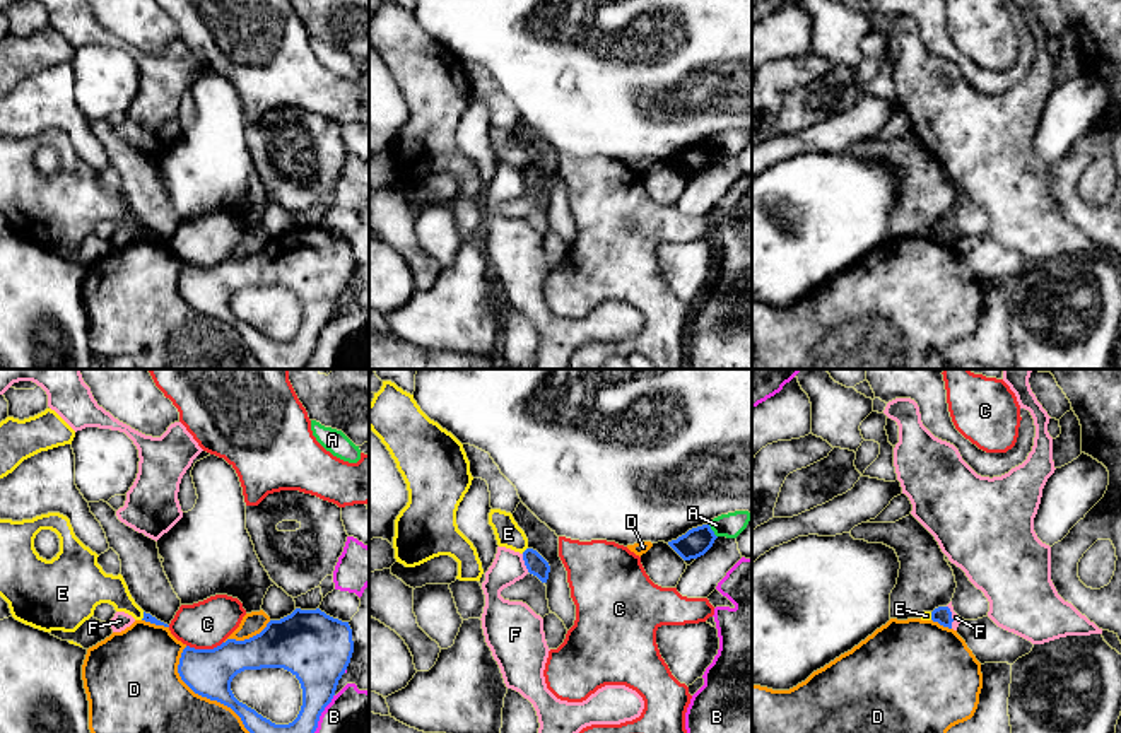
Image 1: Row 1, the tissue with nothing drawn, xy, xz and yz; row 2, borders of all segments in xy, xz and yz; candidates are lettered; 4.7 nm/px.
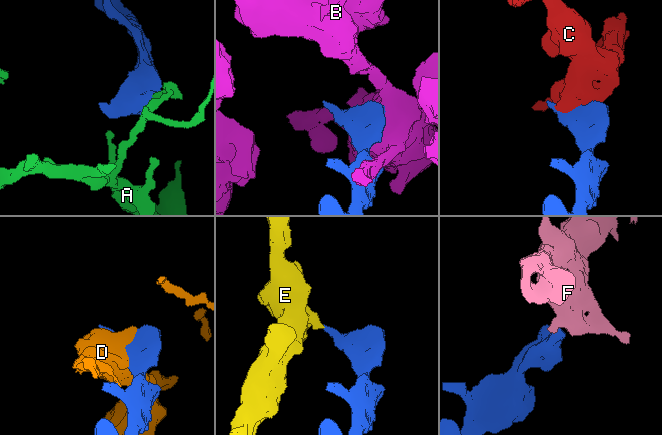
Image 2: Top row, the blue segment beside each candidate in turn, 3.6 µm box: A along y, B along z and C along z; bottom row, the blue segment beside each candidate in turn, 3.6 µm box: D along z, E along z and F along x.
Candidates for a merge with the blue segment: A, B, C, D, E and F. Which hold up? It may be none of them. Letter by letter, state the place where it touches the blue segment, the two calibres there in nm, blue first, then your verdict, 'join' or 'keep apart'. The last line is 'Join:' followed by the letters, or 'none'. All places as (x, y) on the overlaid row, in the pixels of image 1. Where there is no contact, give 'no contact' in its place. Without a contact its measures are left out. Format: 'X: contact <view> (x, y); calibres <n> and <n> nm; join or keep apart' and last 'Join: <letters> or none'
A: contact xz (711, 530); calibres 140 and 120 nm; keep apart
B: contact xy (322, 711); calibres 280 and 200 nm; keep apart
C: contact xy (204, 650); calibres 220 and 220 nm; keep apart
D: contact xy (202, 696); calibres 220 and 340 nm; keep apart
E: contact xz (525, 551); calibres 90 and 120 nm; keep apart
F: contact xz (525, 562); calibres 90 and 150 nm; keep apart
Join: none

